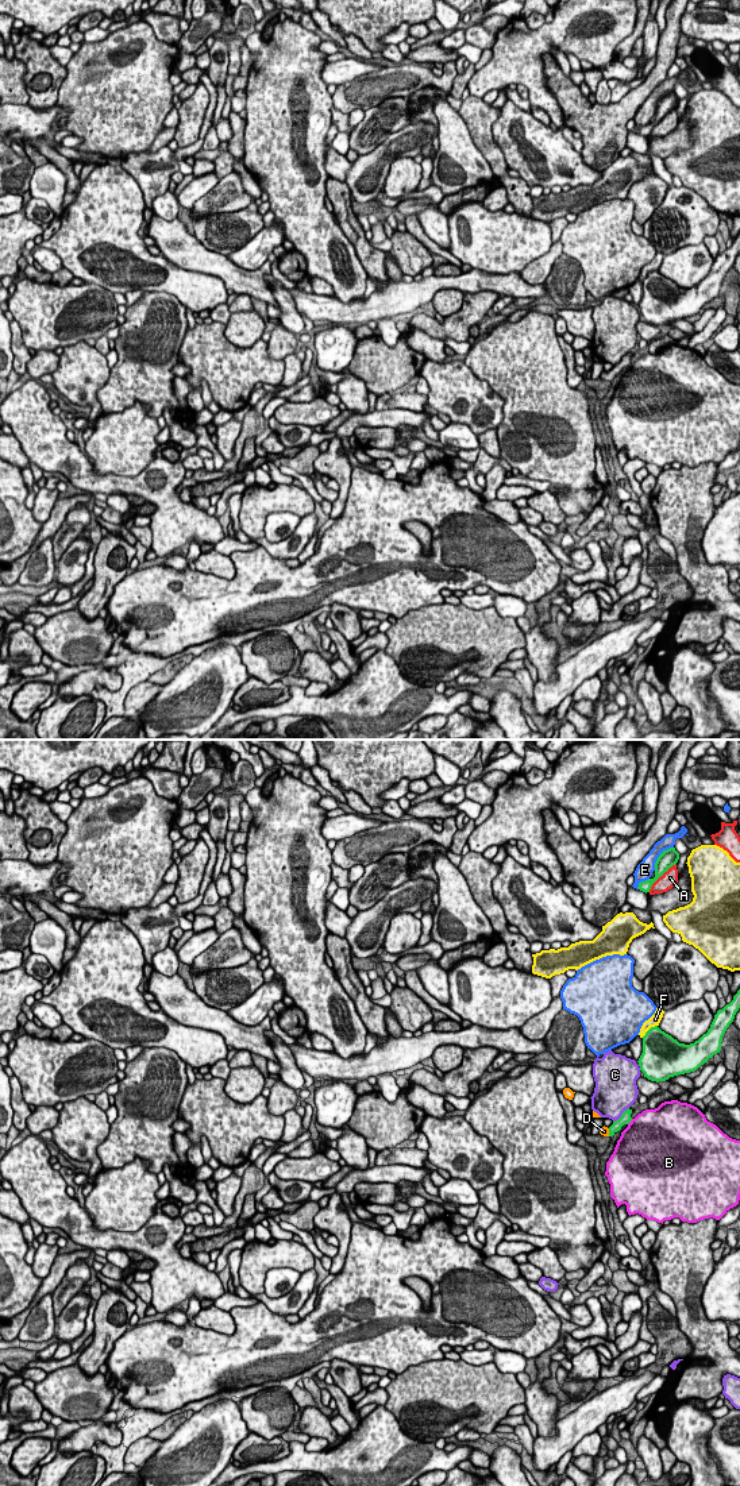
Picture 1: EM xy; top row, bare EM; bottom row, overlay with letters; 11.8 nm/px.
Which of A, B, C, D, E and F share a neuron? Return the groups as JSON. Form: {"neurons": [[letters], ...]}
{"neurons": [["A"], ["B"], ["C"], ["D"], ["E"], ["F"]]}

